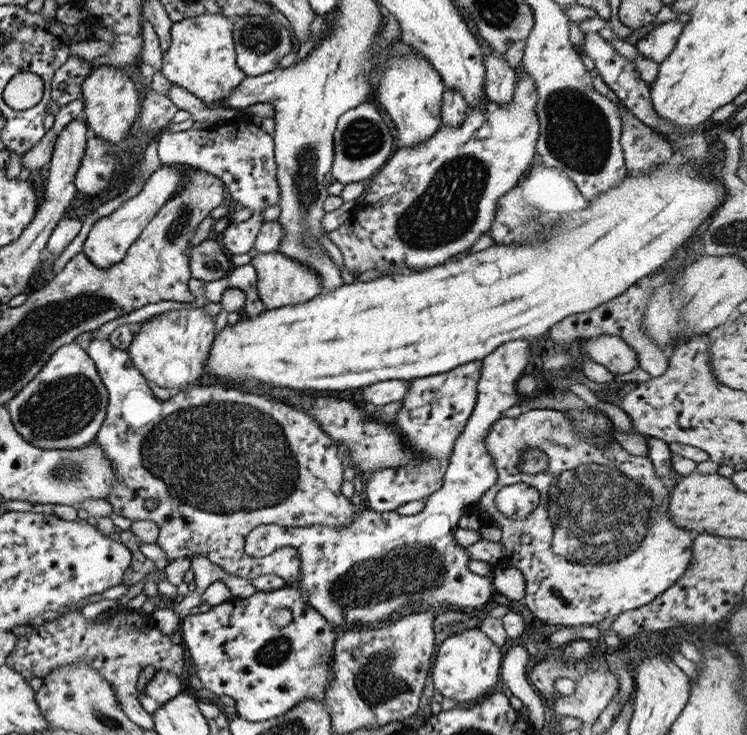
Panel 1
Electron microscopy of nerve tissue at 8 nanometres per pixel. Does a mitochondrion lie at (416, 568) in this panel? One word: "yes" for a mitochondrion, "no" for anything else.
yes

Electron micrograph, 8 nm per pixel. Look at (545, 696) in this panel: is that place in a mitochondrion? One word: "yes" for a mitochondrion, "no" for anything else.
no

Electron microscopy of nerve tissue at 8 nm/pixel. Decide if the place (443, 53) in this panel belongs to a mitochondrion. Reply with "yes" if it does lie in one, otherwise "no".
no

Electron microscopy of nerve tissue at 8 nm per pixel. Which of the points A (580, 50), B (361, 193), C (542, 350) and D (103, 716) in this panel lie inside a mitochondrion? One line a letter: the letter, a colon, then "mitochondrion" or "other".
A: other
B: other
C: other
D: mitochondrion

